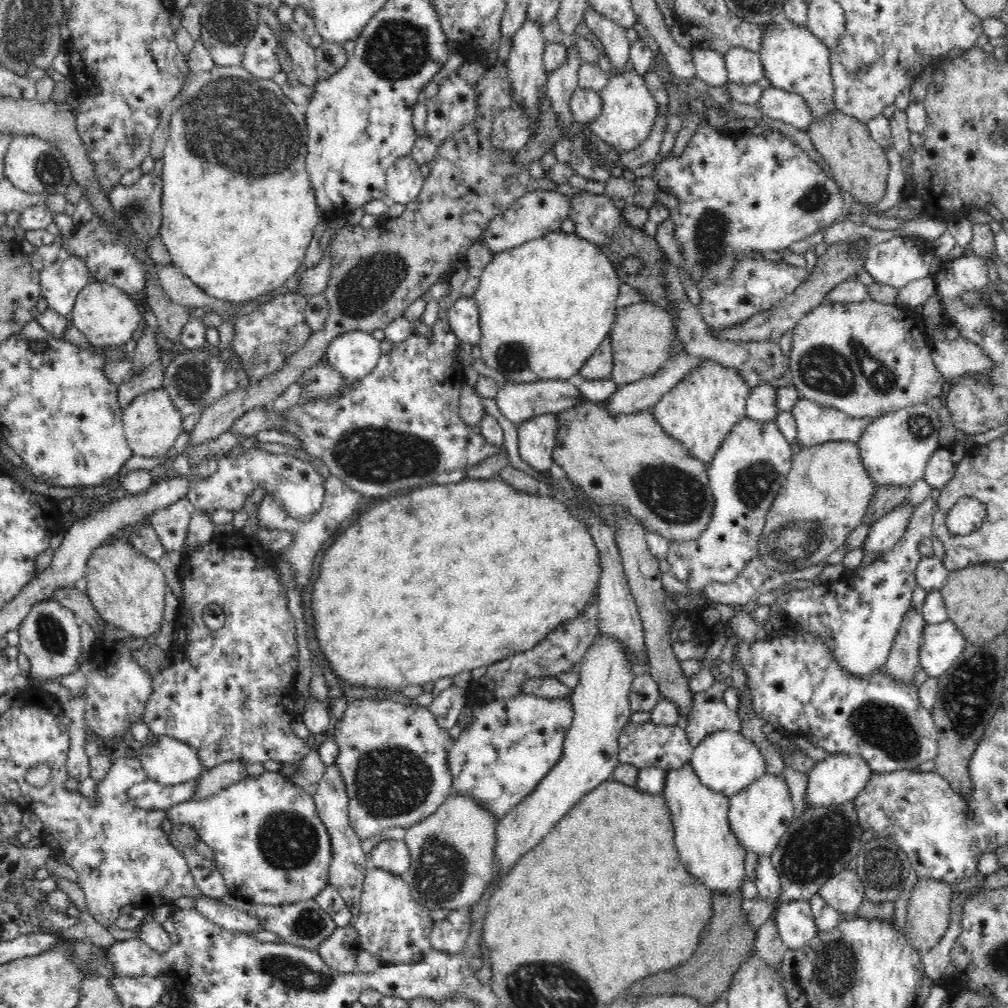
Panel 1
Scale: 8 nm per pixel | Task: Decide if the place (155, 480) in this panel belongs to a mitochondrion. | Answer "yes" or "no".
no

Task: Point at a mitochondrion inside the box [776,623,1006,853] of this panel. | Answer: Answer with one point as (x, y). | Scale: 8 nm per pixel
(968, 691)

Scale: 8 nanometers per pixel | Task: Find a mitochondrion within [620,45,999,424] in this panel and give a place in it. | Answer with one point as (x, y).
(840, 374)

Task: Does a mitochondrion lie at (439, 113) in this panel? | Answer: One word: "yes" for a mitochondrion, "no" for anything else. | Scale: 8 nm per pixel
no

